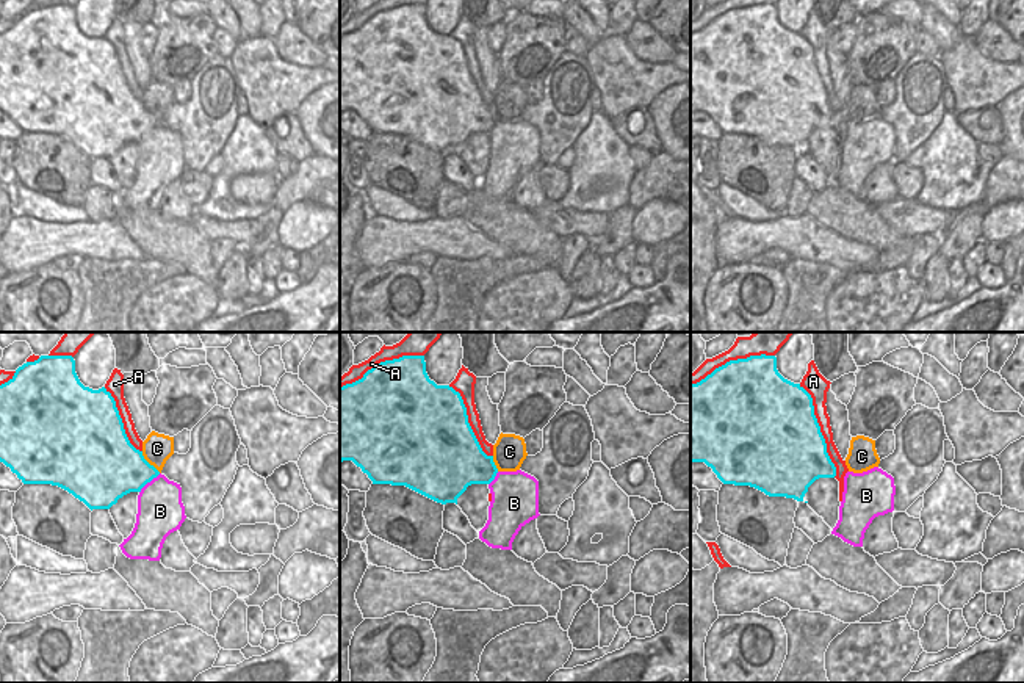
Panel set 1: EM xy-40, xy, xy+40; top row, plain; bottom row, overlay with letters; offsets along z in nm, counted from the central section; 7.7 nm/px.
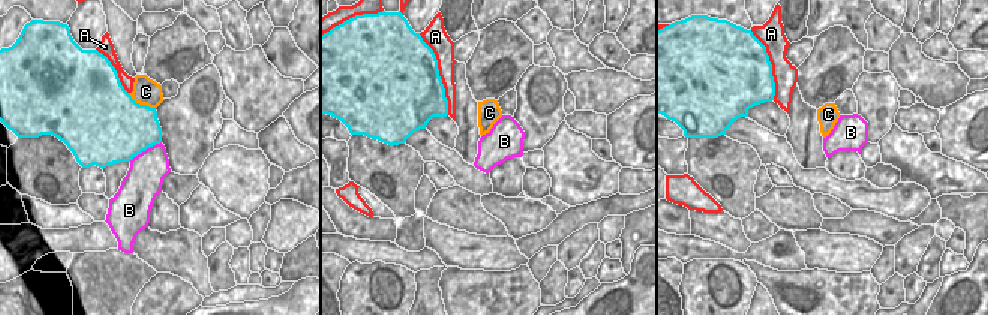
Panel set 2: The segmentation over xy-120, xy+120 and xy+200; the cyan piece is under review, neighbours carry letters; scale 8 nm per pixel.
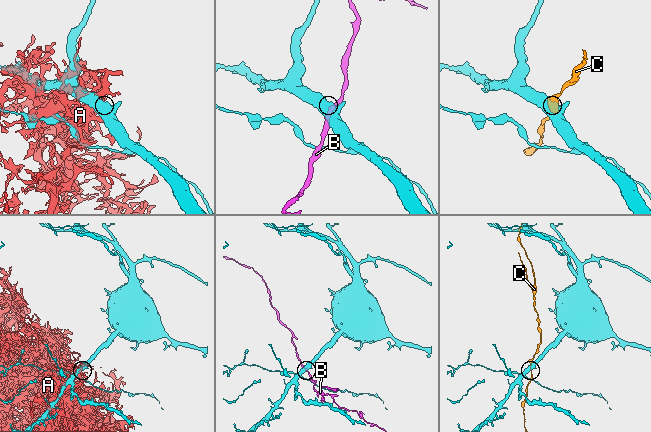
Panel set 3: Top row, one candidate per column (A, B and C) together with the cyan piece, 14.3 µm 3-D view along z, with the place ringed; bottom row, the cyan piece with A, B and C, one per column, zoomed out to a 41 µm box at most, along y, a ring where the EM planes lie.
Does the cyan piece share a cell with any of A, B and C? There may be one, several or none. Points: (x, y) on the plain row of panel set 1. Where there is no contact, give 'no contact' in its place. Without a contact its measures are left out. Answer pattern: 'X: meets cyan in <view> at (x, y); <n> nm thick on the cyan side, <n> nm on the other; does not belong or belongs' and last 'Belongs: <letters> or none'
A: meets cyan in xy+40 at (819, 80); 500 nm thick on the cyan side, 110 nm on the other; does not belong
B: meets cyan in xy-40 at (149, 130); 400 nm thick on the cyan side, 360 nm on the other; does not belong
C: meets cyan in xy-40 at (147, 112); 420 nm thick on the cyan side, 240 nm on the other; does not belong
Belongs: none

